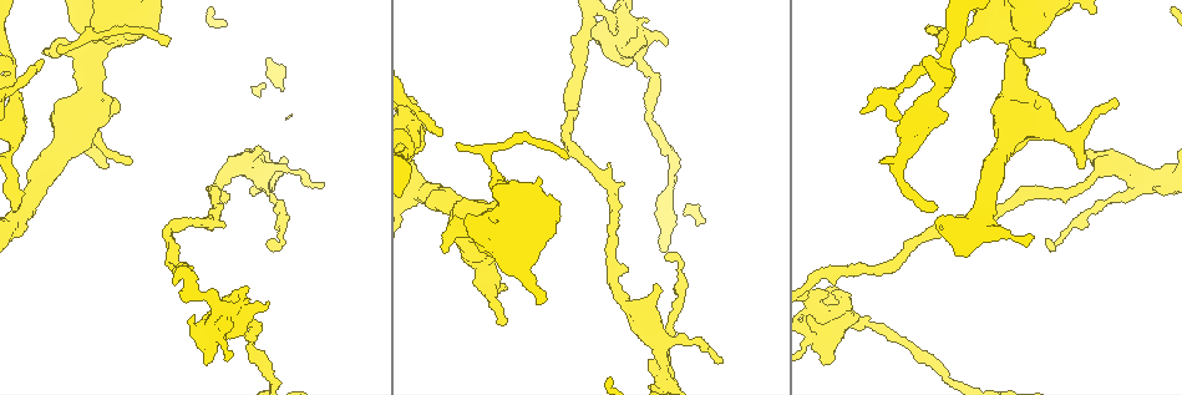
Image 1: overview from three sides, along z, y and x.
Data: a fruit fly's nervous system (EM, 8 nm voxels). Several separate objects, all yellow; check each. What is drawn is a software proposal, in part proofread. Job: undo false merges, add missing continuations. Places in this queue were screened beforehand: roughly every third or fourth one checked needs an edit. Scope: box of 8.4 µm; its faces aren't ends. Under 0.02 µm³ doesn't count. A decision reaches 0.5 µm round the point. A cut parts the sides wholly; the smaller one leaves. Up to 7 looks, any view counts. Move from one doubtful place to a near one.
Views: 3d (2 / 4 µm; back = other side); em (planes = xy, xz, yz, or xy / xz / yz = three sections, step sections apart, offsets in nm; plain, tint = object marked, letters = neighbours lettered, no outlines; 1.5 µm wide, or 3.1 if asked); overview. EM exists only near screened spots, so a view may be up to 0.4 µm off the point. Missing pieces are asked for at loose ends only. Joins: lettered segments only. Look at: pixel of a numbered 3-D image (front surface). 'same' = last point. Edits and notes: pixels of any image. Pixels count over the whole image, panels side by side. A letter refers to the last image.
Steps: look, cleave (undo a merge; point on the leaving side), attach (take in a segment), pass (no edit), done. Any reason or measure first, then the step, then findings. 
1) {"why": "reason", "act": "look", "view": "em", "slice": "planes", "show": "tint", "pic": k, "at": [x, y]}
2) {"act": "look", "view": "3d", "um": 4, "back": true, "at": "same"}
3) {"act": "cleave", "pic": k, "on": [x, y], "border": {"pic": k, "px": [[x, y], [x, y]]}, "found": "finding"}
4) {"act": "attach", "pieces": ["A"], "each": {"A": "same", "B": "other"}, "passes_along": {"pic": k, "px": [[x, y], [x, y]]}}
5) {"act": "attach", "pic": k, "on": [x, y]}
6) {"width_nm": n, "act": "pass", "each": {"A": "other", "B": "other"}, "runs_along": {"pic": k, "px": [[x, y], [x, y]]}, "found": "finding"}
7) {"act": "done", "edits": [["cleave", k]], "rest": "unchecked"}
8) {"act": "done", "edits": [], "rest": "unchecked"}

{"why": "an open end", "act": "look", "view": "3d", "um": 2, "back": true, "pic": 1, "at": [204, 362]}

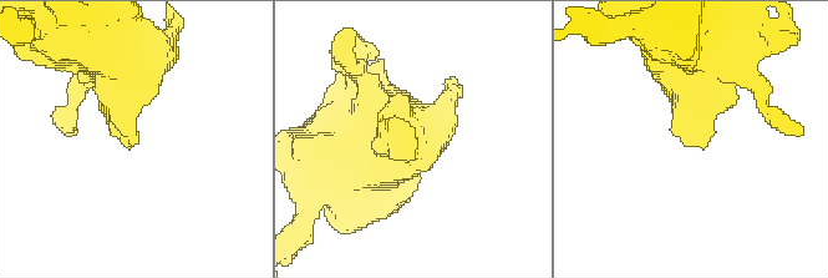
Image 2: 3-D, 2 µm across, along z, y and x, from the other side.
{"why": "now the EM", "act": "look", "view": "em", "slice": "yz", "step": 8, "show": "tint", "pic": 2, "at": [134, 143]}

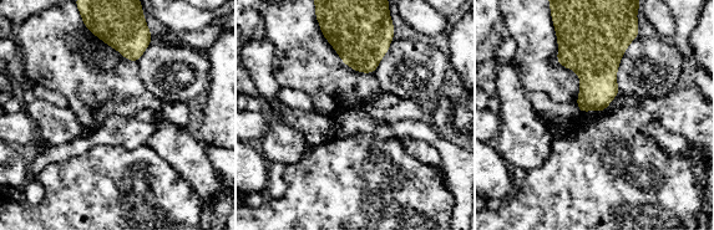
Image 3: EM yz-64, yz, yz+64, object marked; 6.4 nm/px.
{"act": "look", "view": "em", "slice": "planes", "show": "letters", "at": "same"}

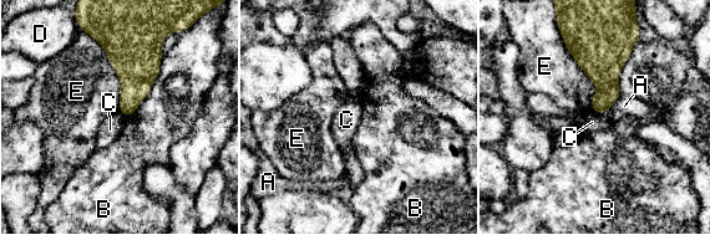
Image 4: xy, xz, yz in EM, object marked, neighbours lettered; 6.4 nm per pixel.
{"act": "pass", "each": {"A": "other", "B": "other", "C": "other", "D": "other", "E": "other"}, "border": {"pic": 4, "px": [[592, 111], [605, 113]]}, "found": "no lettered segment goes on from it"}

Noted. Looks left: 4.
{"why": "sudden change in width", "act": "look", "view": "em", "slice": "xz", "step": 8, "show": "plain", "pic": 1, "at": [656, 340]}

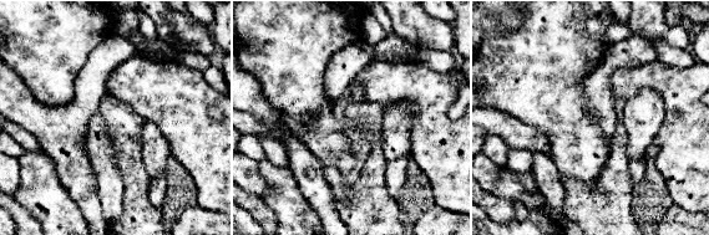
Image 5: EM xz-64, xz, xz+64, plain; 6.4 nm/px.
{"why": "with the object marked", "act": "look", "view": "em", "slice": "xz", "step": 8, "show": "tint", "at": "same"}

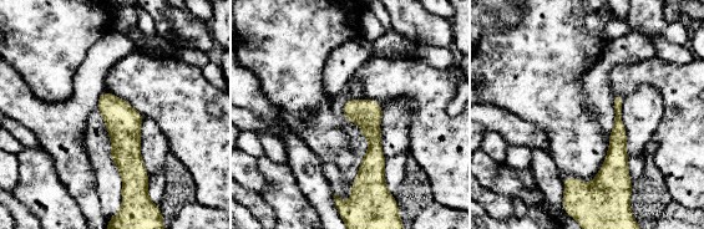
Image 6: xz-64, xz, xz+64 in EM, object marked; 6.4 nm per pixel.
{"why": "what lies round it", "act": "look", "view": "em", "slice": "xz", "step": 8, "show": "letters", "at": "same"}

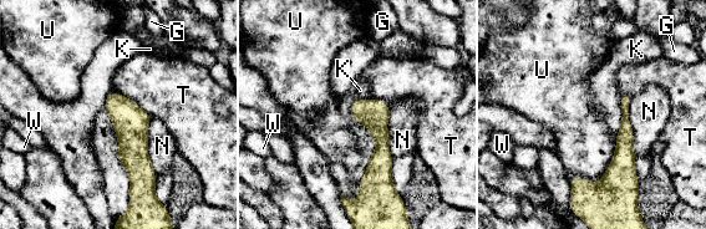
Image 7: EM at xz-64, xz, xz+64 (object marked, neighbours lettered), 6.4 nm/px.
{"longest_contact_nm": ["U", 420], "act": "pass", "each": {"G": "other", "K": "other", "N": "other", "T": "other", "U": "other", "W": "other"}, "runs_along": {"pic": 7, "px": [[113, 95], [131, 122], [136, 182]]}, "found": "all the same neuron"}

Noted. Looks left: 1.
{"act": "done", "edits": [], "rest": "unchecked"}

